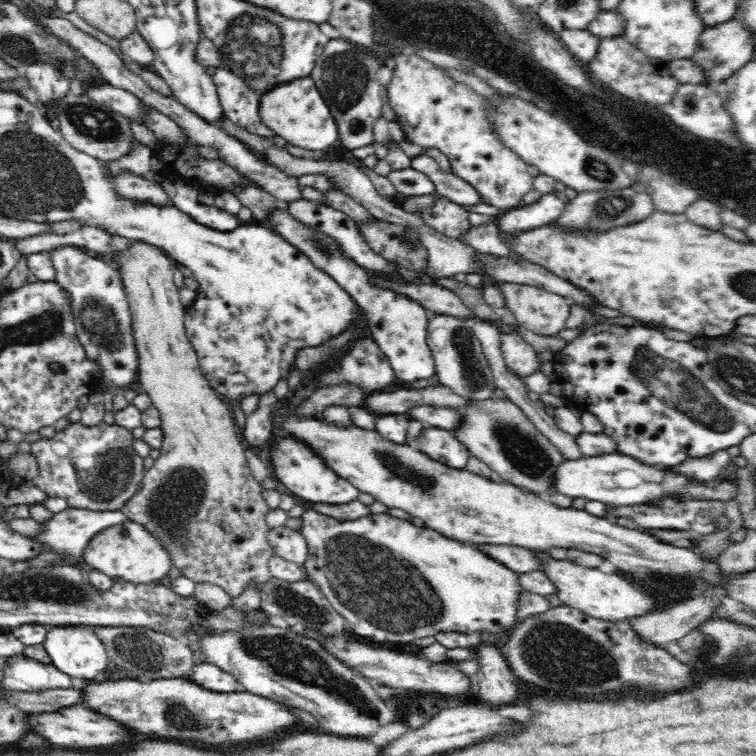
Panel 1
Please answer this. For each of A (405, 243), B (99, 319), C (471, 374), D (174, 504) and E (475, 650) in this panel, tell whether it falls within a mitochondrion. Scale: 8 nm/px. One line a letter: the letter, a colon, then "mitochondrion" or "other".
A: other
B: mitochondrion
C: mitochondrion
D: mitochondrion
E: other

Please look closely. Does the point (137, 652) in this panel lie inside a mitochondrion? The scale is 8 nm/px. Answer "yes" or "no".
yes

